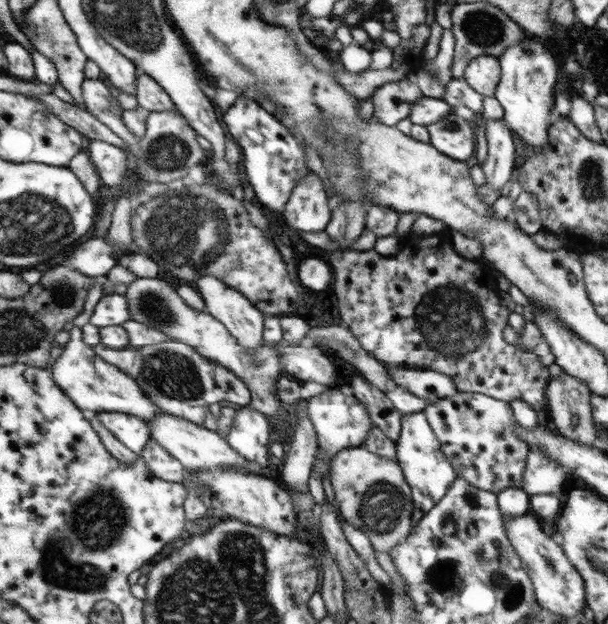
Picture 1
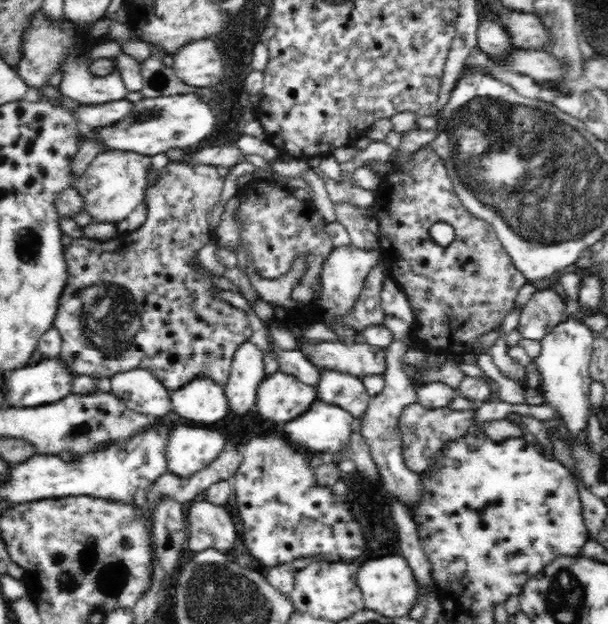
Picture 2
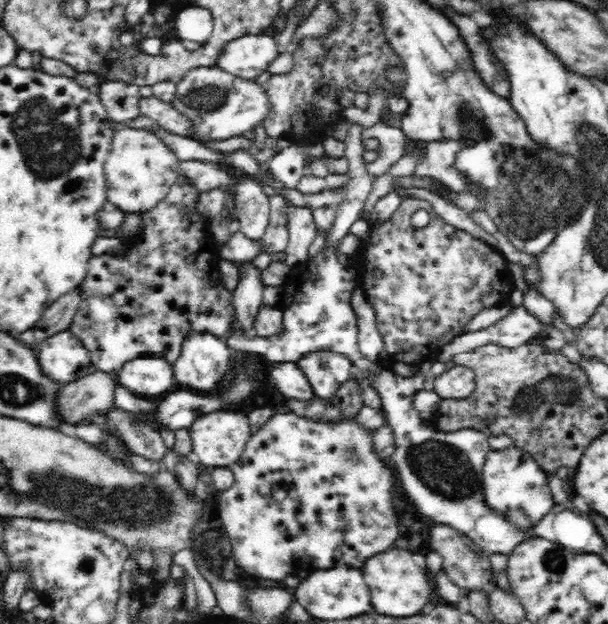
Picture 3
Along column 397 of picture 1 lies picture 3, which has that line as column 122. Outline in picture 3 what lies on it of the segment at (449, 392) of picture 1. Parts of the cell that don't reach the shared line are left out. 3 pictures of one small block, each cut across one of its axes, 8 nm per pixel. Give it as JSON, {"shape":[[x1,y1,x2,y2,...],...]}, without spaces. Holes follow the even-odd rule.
{"shape":[[142,354,117,372,119,384,144,397,163,397,174,386,173,366,158,354]]}

